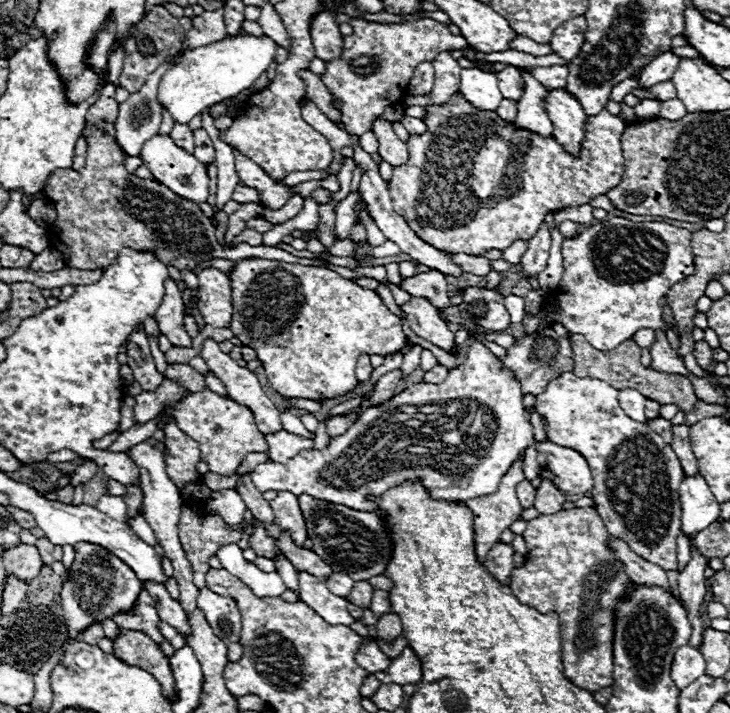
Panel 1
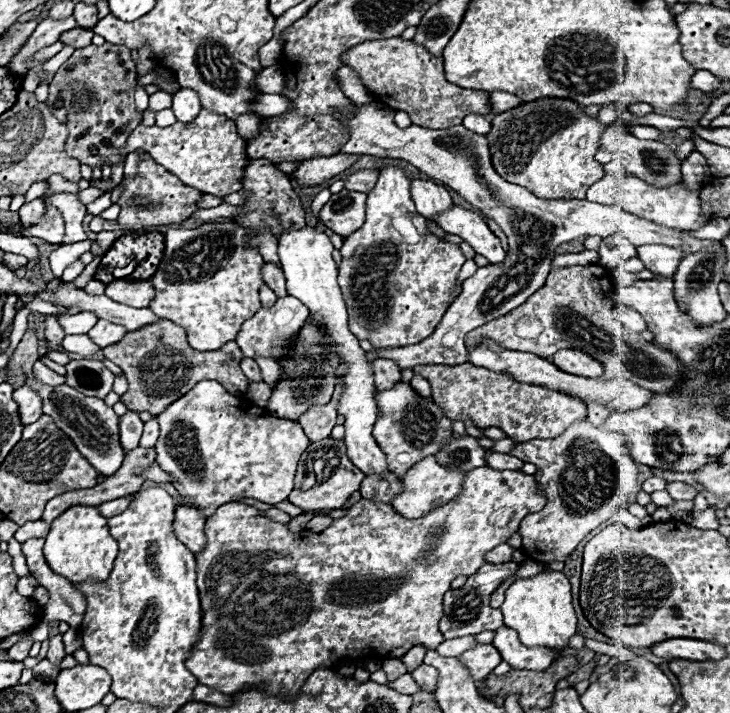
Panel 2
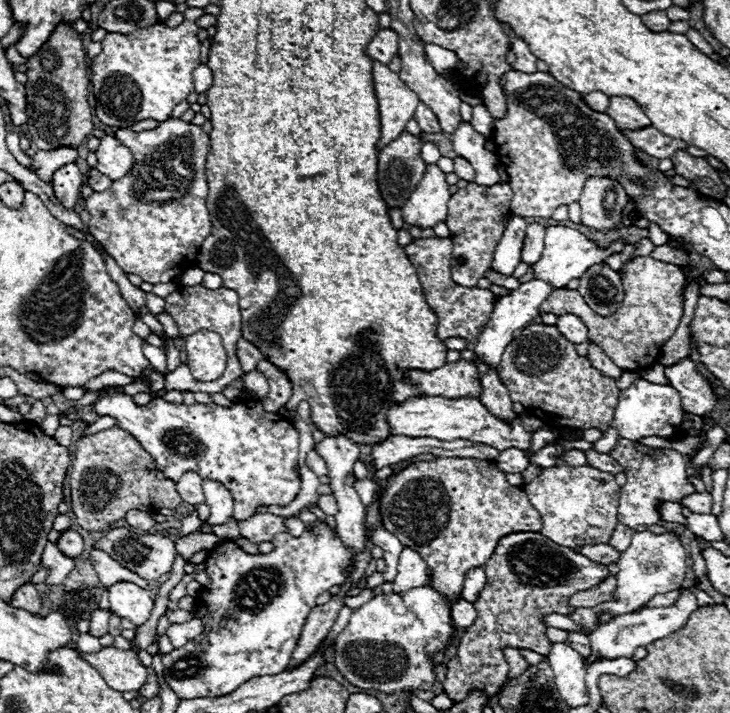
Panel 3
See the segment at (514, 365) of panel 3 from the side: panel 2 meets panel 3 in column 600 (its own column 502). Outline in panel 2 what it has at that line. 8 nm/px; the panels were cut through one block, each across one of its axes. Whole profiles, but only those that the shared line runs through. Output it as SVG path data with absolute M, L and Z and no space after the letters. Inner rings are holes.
M470 362L450 366L450 368L446 368L442 364L428 364L428 366L412 368L412 372L420 374L422 378L426 378L430 382L432 400L444 410L446 418L450 418L450 420L472 420L478 428L496 426L496 428L504 430L506 436L512 438L514 442L526 442L526 440L534 440L534 438L554 438L554 436L560 436L574 420L586 418L586 404L580 402L574 396L554 392L554 390L548 390L548 388L542 388L542 386L516 382L516 380L512 380L510 374L490 372L486 368L472 366Z

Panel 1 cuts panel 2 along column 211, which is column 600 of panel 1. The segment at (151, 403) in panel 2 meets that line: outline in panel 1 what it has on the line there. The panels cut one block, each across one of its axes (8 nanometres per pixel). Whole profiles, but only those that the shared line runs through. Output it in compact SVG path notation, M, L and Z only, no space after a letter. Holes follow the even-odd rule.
M570 334L570 346L574 352L574 368L572 372L576 376L590 376L590 378L598 378L608 382L610 386L624 390L624 388L632 388L638 390L644 398L648 400L656 400L658 404L678 404L678 408L688 414L694 410L696 404L696 392L694 386L690 384L690 380L686 380L686 376L678 376L678 374L664 374L664 372L654 372L654 368L644 368L640 362L640 352L630 352L630 342L626 340L626 344L620 344L618 348L610 350L610 352L598 352L596 348L592 348L584 336L580 334Z

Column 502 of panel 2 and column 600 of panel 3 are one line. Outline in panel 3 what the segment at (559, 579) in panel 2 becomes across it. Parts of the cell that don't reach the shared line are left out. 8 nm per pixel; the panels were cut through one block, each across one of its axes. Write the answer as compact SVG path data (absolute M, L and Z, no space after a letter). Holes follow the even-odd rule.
M636 532L632 536L630 546L620 554L618 560L618 574L616 574L616 590L614 590L614 600L602 602L594 608L574 608L570 618L578 624L584 626L586 630L596 630L598 628L598 614L610 612L614 616L620 614L632 614L638 612L650 602L656 594L666 594L672 590L684 588L686 580L686 570L688 570L688 554L678 538L678 534L668 532L668 534L652 534L652 532Z

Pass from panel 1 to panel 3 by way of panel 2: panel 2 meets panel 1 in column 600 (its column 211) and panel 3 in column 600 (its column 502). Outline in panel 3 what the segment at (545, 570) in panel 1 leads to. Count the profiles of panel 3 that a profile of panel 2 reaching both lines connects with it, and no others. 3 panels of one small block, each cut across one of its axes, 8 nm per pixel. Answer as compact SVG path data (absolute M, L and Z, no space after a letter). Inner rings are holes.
M552 466L544 468L538 478L524 486L530 504L540 512L544 528L542 536L562 544L566 548L576 548L578 544L606 544L610 532L618 524L618 496L620 486L614 474L594 470L590 466Z

